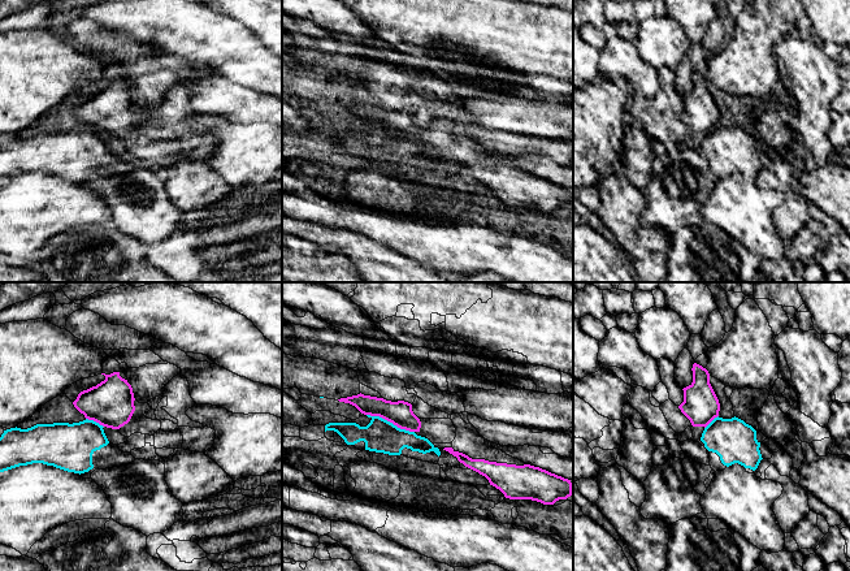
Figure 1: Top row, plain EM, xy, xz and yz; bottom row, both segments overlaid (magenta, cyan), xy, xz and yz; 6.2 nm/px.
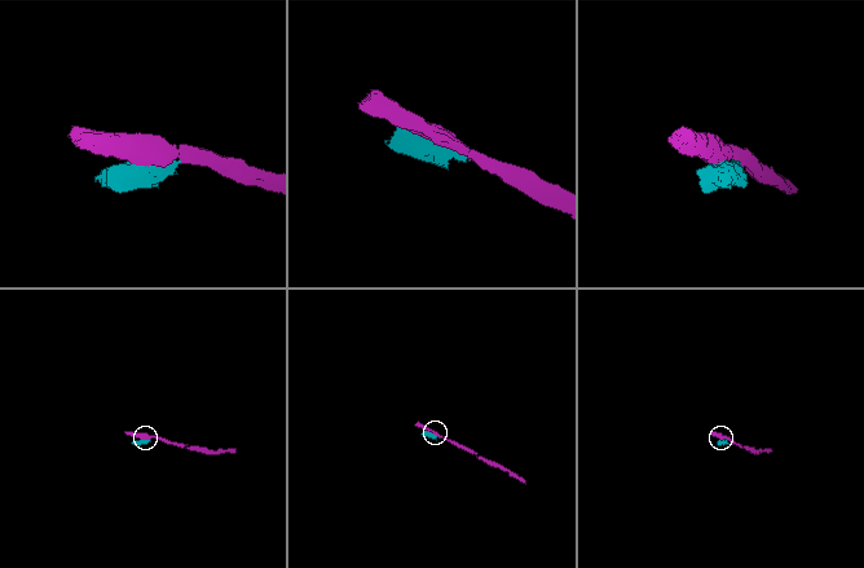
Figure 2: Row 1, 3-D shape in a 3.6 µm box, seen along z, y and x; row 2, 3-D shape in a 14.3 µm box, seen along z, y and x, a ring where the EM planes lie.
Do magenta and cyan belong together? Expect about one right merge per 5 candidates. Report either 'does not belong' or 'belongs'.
does not belong

